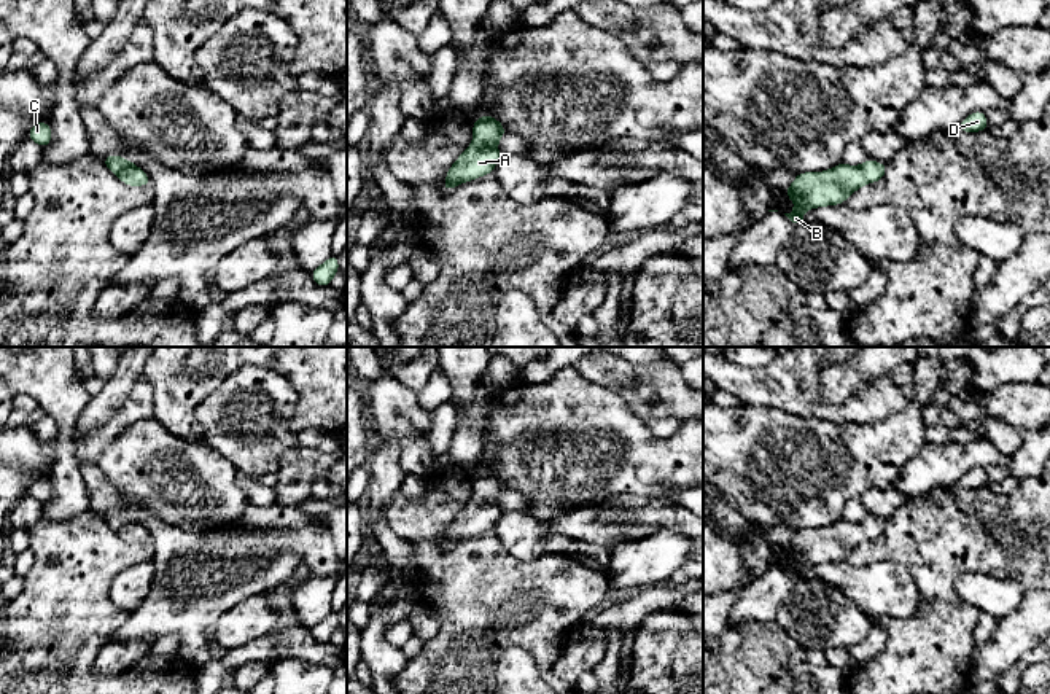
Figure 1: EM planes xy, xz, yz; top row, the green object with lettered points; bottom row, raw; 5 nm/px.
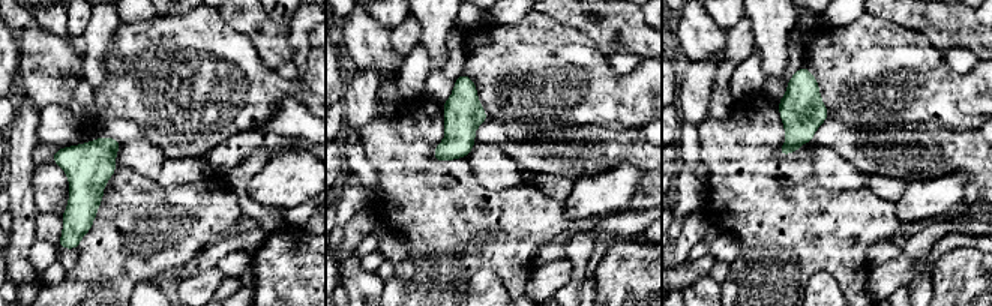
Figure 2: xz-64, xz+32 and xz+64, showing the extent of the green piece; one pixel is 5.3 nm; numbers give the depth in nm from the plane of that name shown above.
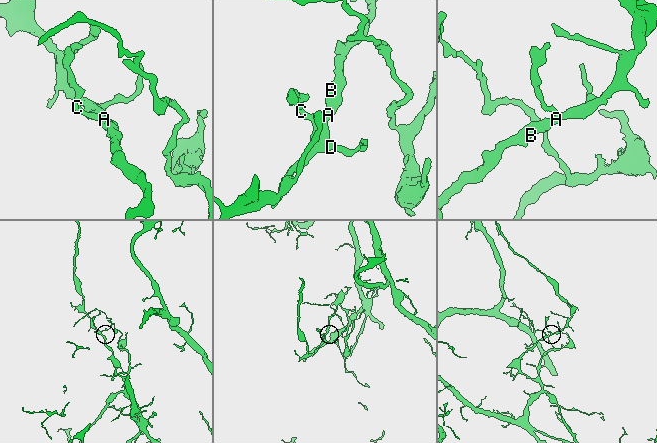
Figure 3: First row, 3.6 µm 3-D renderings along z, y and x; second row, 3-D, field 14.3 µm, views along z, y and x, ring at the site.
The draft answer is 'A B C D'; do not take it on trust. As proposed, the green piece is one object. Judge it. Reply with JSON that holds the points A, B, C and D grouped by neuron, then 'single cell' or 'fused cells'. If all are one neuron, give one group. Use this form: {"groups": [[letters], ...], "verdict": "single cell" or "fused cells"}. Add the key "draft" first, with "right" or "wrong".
{"draft": "right", "groups": [["A", "B", "C", "D"]], "verdict": "single cell"}

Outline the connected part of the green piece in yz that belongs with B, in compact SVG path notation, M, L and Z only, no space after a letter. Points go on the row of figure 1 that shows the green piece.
M865 158L861 167L840 162L824 172L800 172L783 191L795 202L795 209L784 215L792 223L800 223L808 209L845 204L856 189L880 181L888 166Z

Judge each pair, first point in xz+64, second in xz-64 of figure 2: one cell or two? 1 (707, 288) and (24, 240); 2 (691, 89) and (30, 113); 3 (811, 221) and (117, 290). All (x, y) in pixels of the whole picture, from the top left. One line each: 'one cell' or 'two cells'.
1: one cell
2: one cell
3: one cell

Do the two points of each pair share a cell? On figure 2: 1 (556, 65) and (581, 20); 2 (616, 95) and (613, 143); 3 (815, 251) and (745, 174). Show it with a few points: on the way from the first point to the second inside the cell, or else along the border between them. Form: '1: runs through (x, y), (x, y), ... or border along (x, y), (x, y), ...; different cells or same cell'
1: border along (545, 15), (584, 32), (601, 53); different cells
2: border along (580, 125), (638, 129); different cells
3: runs through (796, 231), (763, 194); same cell

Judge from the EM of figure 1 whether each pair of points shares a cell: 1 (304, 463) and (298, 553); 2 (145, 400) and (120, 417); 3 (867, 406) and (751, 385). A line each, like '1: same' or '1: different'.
1: different
2: same
3: same

